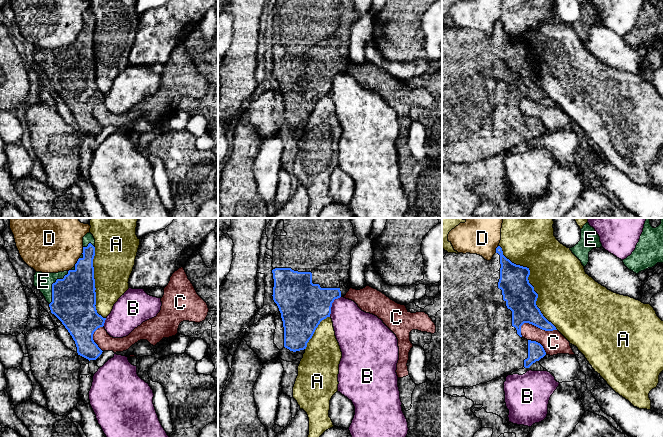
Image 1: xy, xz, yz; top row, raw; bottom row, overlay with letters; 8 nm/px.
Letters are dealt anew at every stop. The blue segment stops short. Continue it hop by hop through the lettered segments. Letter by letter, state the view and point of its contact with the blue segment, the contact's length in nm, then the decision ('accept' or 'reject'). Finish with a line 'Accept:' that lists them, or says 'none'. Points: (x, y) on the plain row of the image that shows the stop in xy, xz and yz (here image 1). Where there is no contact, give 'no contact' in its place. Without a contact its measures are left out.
A: yz (528, 58) | 850 nm | reject
B: xz (331, 81) | 190 nm | reject
C: yz (538, 103) | 300 nm | reject
D: xy (77, 37) | 80 nm | reject
E: xy (52, 62) | 320 nm | accept
Accept: E

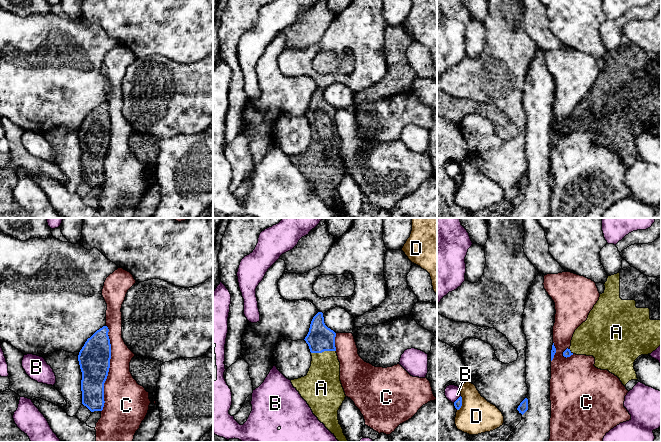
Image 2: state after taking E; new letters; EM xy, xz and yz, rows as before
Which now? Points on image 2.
A: xz (323, 127) | 200 nm | accept
B: yz (457, 175) | 90 nm | reject
C: xy (109, 143) | 700 nm | reject
D: yz (461, 179) | 120 nm | reject
Accept: A

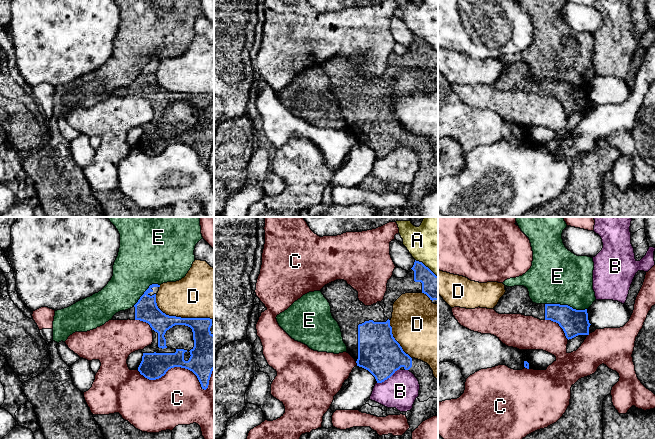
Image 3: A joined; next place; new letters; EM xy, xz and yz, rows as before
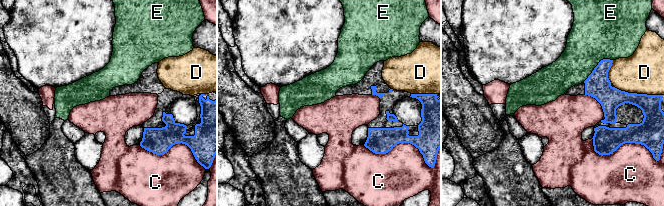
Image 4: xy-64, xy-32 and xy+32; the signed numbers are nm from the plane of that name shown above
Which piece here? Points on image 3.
A: xz (425, 42) | 240 nm | reject
B: xz (388, 153) | 220 nm | reject
C: xy (183, 143) | 600 nm | reject
D: xy (179, 93) | 500 nm | reject
E: yz (566, 81) | 340 nm | reject
Accept: none

